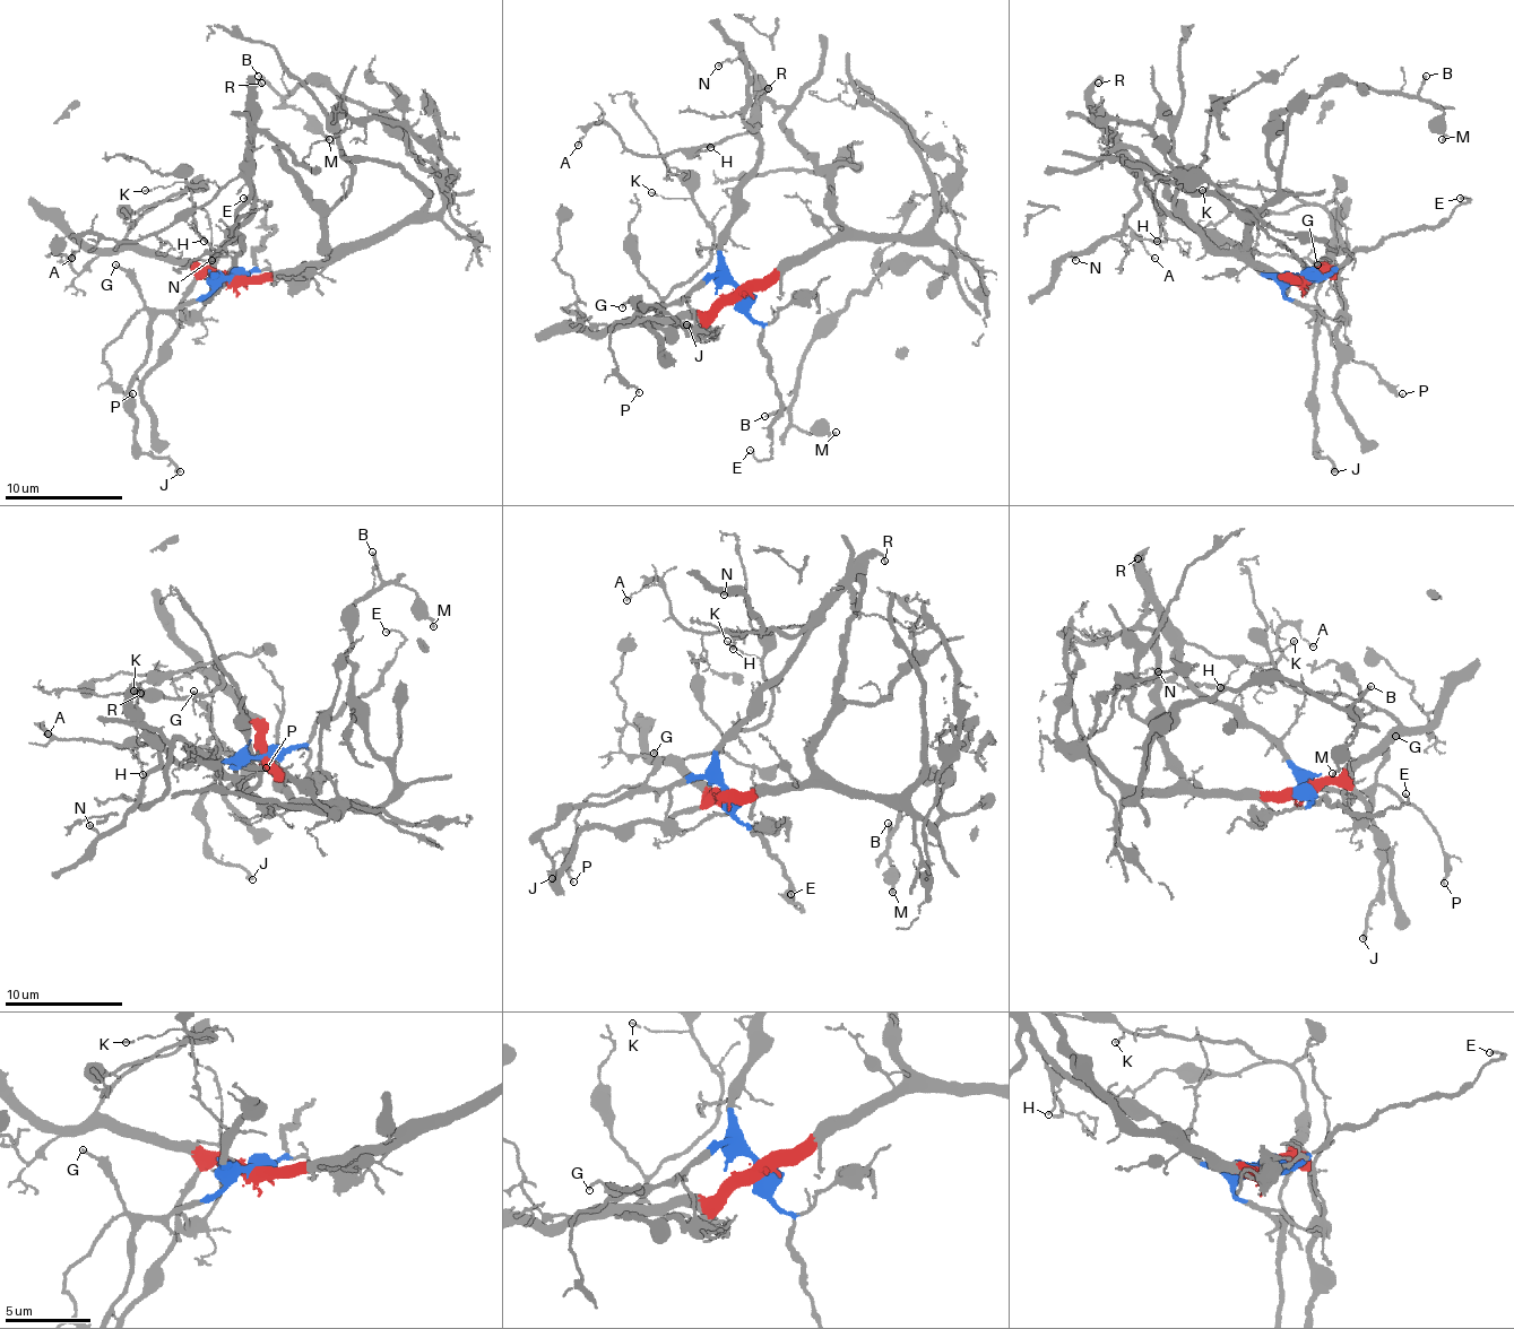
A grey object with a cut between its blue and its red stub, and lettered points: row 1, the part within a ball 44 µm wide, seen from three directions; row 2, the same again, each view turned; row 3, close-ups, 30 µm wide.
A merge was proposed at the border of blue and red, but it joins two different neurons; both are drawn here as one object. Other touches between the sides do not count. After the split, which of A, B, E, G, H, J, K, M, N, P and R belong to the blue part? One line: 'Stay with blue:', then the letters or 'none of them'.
Stay with blue: A, E, G, H, J, N, P, R

